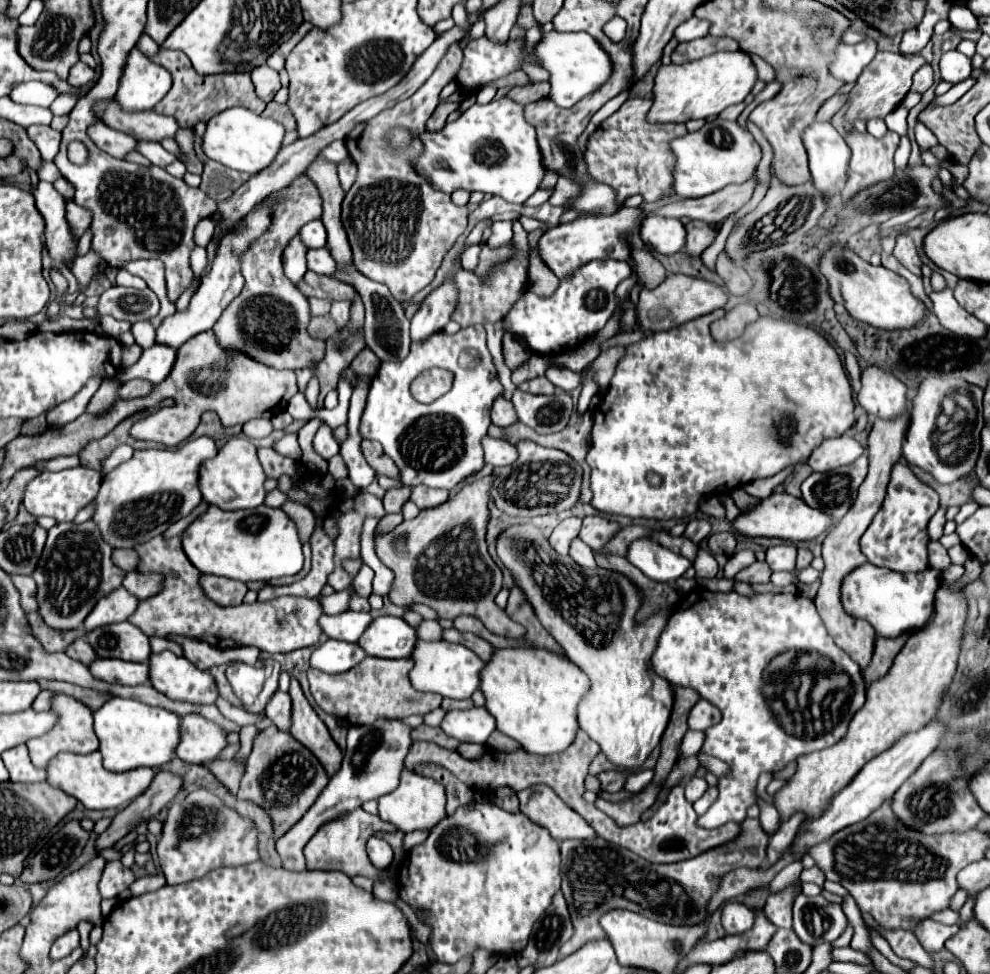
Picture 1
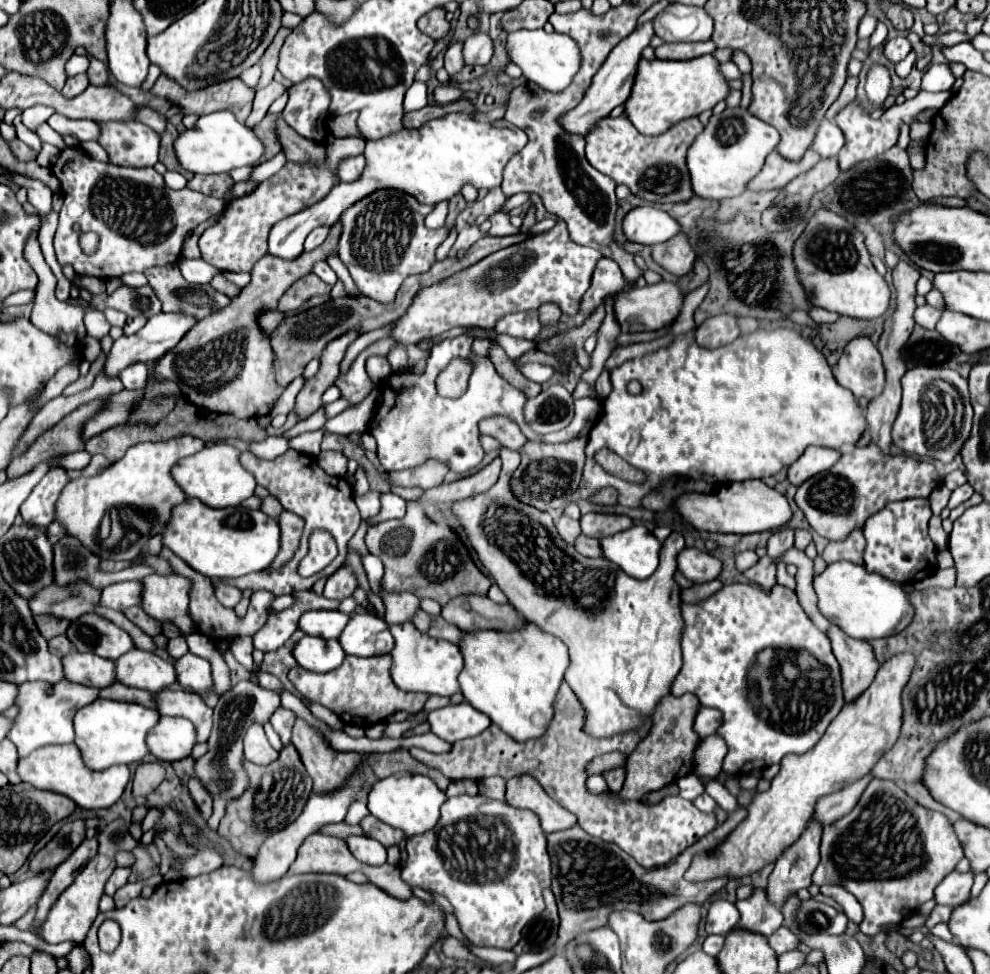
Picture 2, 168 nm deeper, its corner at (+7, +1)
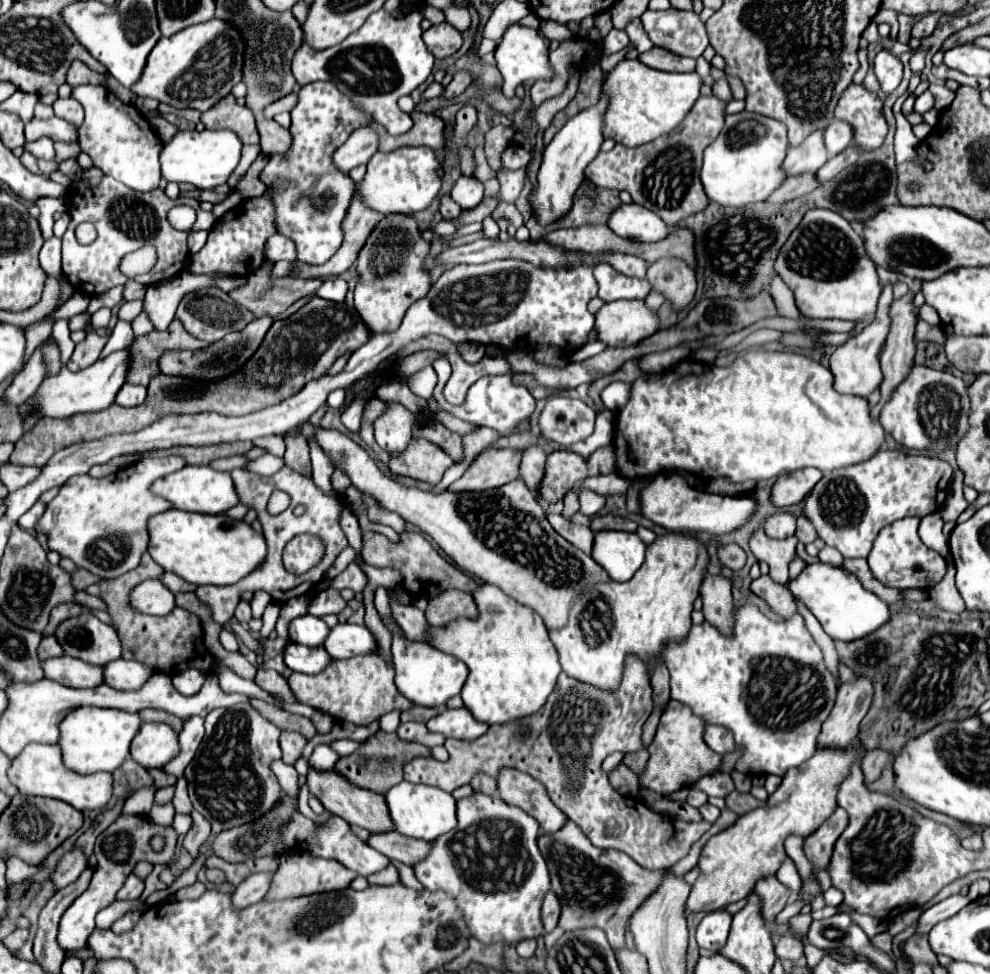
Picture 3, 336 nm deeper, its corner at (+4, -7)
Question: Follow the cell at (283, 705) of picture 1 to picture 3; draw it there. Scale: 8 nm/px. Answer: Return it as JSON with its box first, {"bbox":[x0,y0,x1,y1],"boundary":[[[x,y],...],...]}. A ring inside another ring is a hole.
{"bbox":[281,732,307,764],"boundary":[[[283,732],[281,734],[281,750],[283,750],[283,762],[295,764],[295,760],[301,758],[301,752],[305,748],[307,740],[299,732]]]}

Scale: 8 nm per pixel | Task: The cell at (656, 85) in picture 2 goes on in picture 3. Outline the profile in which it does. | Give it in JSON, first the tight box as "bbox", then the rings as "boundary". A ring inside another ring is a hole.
{"bbox":[601,60,701,148],"boundary":[[[621,60],[611,72],[605,74],[601,86],[609,98],[603,116],[603,138],[611,138],[615,144],[633,148],[675,130],[699,98],[699,86],[701,78],[695,72],[669,74],[649,68],[639,60]]]}

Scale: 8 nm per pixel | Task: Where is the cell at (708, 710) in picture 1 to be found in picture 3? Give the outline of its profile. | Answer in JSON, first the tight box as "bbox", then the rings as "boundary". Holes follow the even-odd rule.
{"bbox":[705,726,735,754],"boundary":[[[707,726],[705,728],[705,742],[717,754],[727,754],[727,752],[735,750],[733,732],[727,730],[727,728],[723,728],[723,726]]]}

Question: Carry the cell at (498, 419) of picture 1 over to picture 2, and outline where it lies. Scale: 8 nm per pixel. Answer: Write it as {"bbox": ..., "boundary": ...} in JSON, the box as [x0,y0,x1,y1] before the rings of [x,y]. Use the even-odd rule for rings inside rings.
{"bbox":[480,416,526,450],"boundary":[[[490,416],[480,422],[480,432],[496,438],[502,446],[510,450],[520,450],[526,442],[526,436],[520,432],[518,424],[508,416]]]}

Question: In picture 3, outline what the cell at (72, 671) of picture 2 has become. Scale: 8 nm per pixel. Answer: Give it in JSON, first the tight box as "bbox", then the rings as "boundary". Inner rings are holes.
{"bbox":[41,656,103,688],"boundary":[[[71,656],[49,658],[41,662],[45,678],[51,678],[69,688],[95,688],[103,684],[101,668],[93,664],[83,664],[83,660],[75,660]]]}

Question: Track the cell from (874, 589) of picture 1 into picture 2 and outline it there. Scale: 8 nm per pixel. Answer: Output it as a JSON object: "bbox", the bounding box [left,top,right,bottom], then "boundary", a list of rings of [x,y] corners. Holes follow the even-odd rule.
{"bbox":[814,560,914,640],"boundary":[[[842,560],[830,564],[820,576],[814,578],[814,590],[818,594],[820,612],[852,638],[874,640],[894,636],[900,634],[914,618],[910,594],[902,584],[886,580],[880,574],[872,574],[864,566],[856,566],[852,562]]]}

